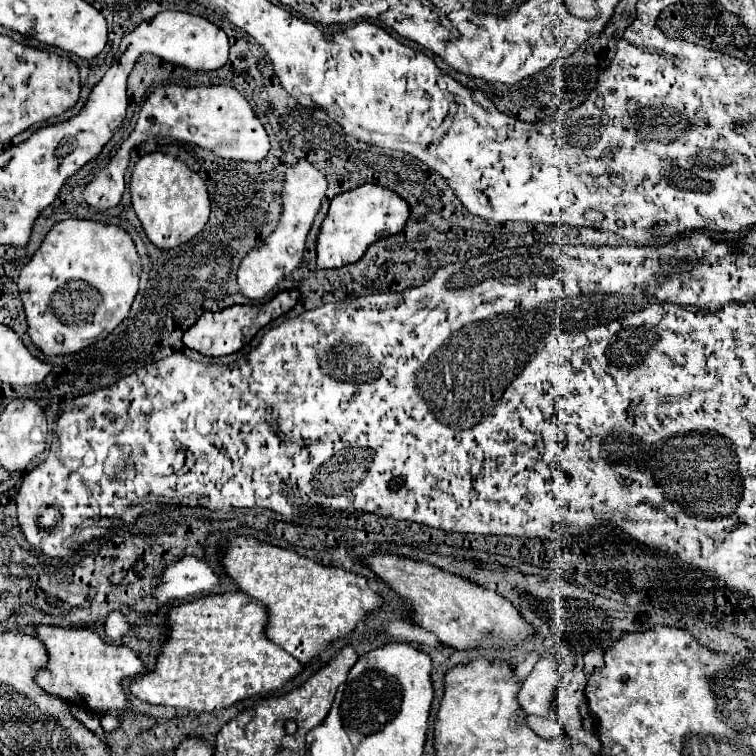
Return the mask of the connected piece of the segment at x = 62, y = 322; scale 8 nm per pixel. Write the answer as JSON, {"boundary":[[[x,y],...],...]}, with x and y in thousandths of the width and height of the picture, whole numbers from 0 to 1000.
{"boundary":[[[103,288],[71,296],[48,336],[32,349],[24,368],[42,452],[61,468],[95,468],[116,455],[124,455],[127,450],[138,450],[169,418],[183,386],[185,362],[185,336],[175,312],[161,299]]]}

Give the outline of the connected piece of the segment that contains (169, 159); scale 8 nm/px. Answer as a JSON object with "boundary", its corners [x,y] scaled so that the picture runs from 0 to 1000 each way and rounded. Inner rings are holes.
{"boundary":[[[214,201],[190,204],[175,225],[172,259],[180,286],[185,288],[198,320],[209,328],[222,331],[249,320],[275,294],[278,265],[270,238],[230,206]]]}

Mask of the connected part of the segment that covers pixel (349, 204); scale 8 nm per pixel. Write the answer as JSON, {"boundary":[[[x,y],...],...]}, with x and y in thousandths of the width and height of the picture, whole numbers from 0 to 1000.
{"boundary":[[[479,243],[468,251],[442,259],[421,312],[421,328],[418,328],[421,354],[450,354],[455,349],[476,344],[489,323],[511,312],[529,310],[540,288],[542,288],[542,270],[532,259],[508,246]]]}

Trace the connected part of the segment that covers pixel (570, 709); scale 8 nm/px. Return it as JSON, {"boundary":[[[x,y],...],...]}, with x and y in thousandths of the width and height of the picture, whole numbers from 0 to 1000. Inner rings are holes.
{"boundary":[[[754,886],[743,894],[743,905],[741,905],[741,918],[738,918],[738,931],[735,931],[735,947],[743,955],[743,960],[749,963],[749,968],[775,984],[783,995],[794,995],[796,984],[791,979],[791,974],[786,968],[778,968],[770,963],[767,955],[767,931],[770,931],[770,913],[775,907],[775,894],[772,886]]]}

